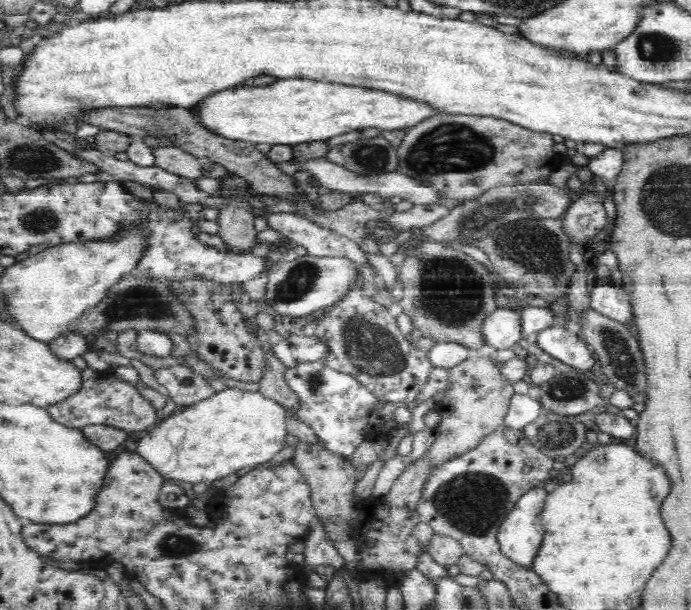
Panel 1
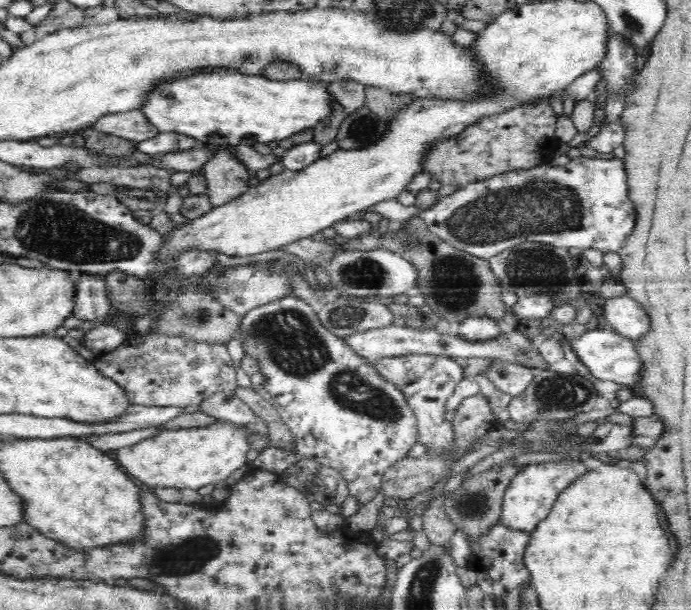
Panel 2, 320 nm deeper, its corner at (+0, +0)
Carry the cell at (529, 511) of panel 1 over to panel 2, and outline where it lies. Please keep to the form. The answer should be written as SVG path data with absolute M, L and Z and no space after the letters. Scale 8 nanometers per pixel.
M574 460L528 465L506 489L499 524L510 531L531 534L541 520L549 515L558 495L586 471L587 468L581 462Z

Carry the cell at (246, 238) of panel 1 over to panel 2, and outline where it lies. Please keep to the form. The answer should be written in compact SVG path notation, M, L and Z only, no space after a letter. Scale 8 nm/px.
M227 152L208 162L202 172L207 181L206 194L212 210L232 204L250 190L253 175Z

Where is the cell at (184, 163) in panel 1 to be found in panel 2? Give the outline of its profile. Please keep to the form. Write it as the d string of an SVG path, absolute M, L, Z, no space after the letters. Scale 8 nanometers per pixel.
M141 110L107 114L93 124L92 128L135 143L154 140L161 133Z

